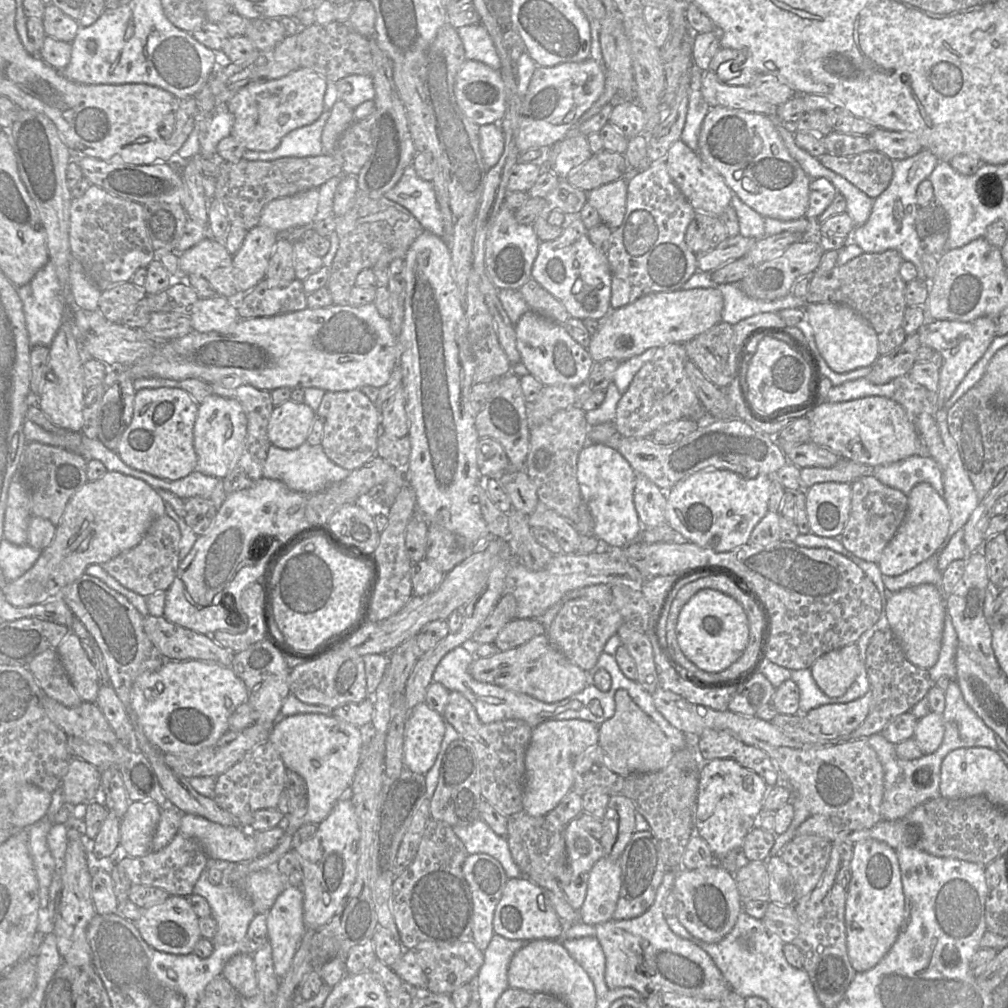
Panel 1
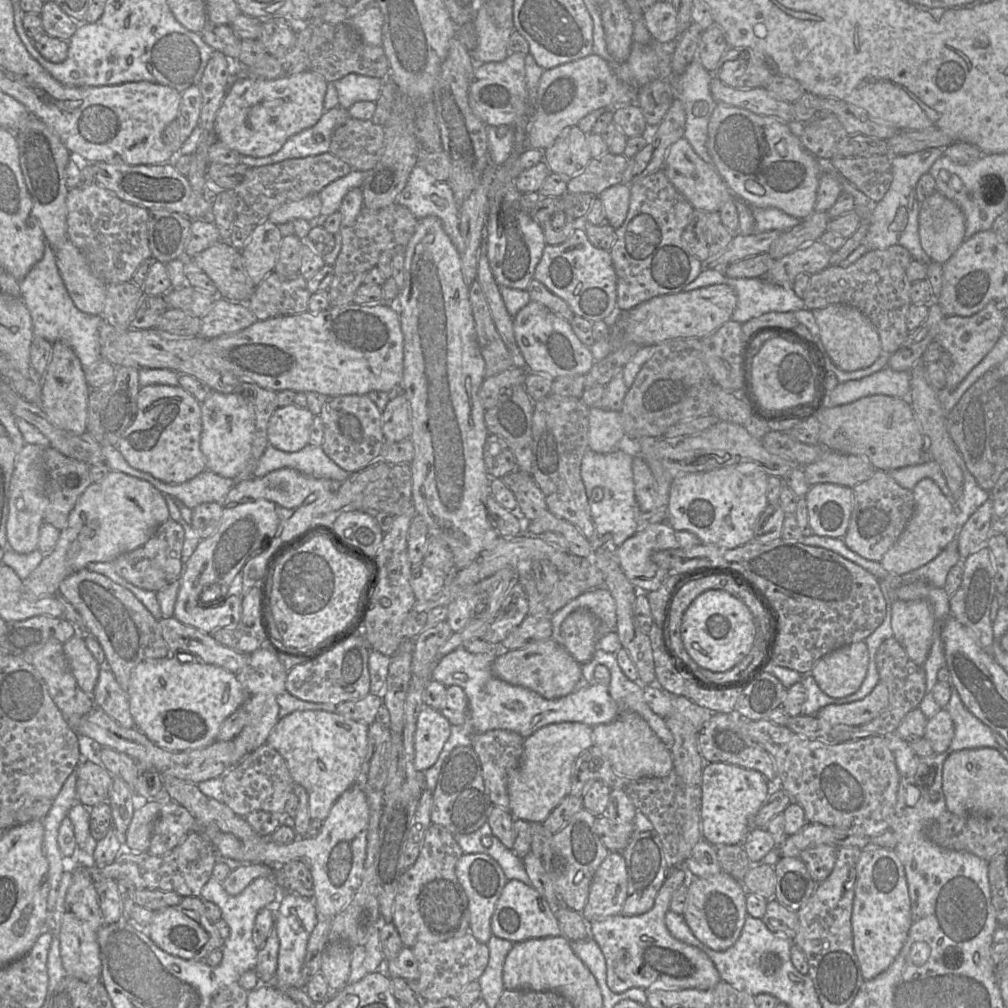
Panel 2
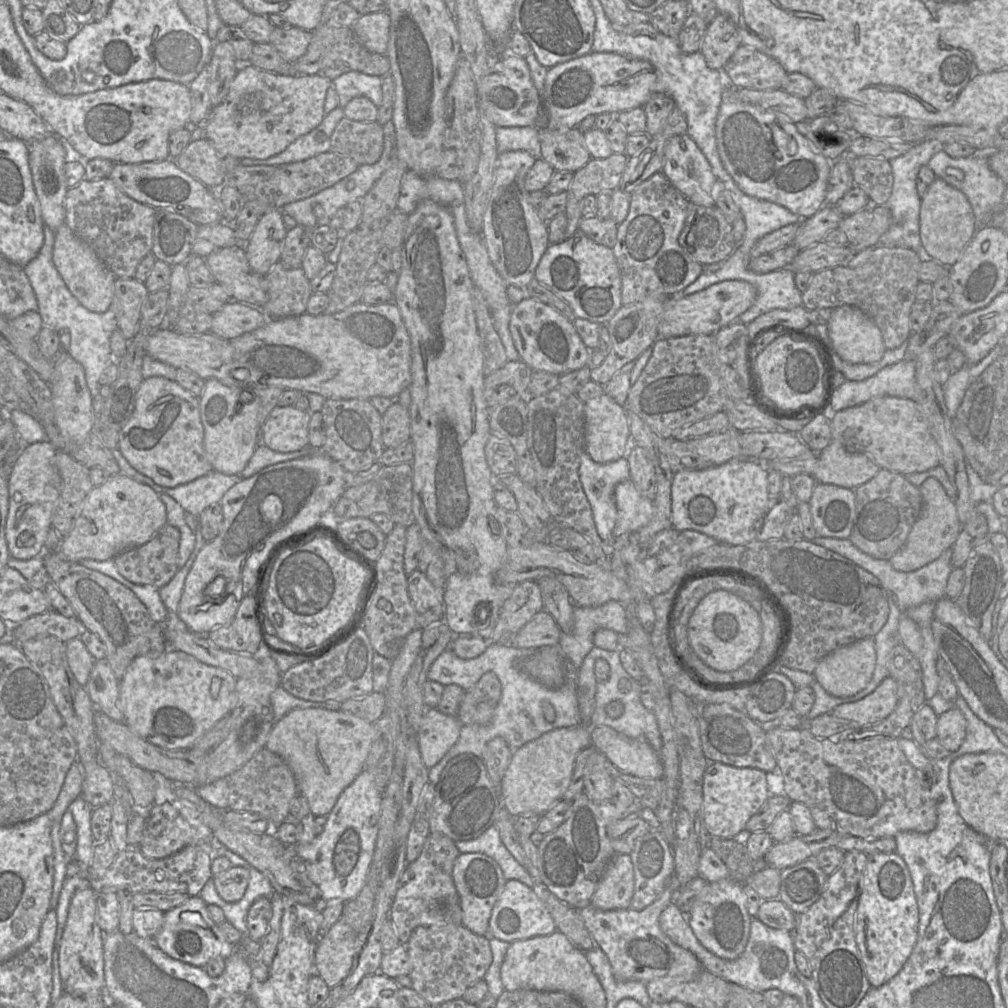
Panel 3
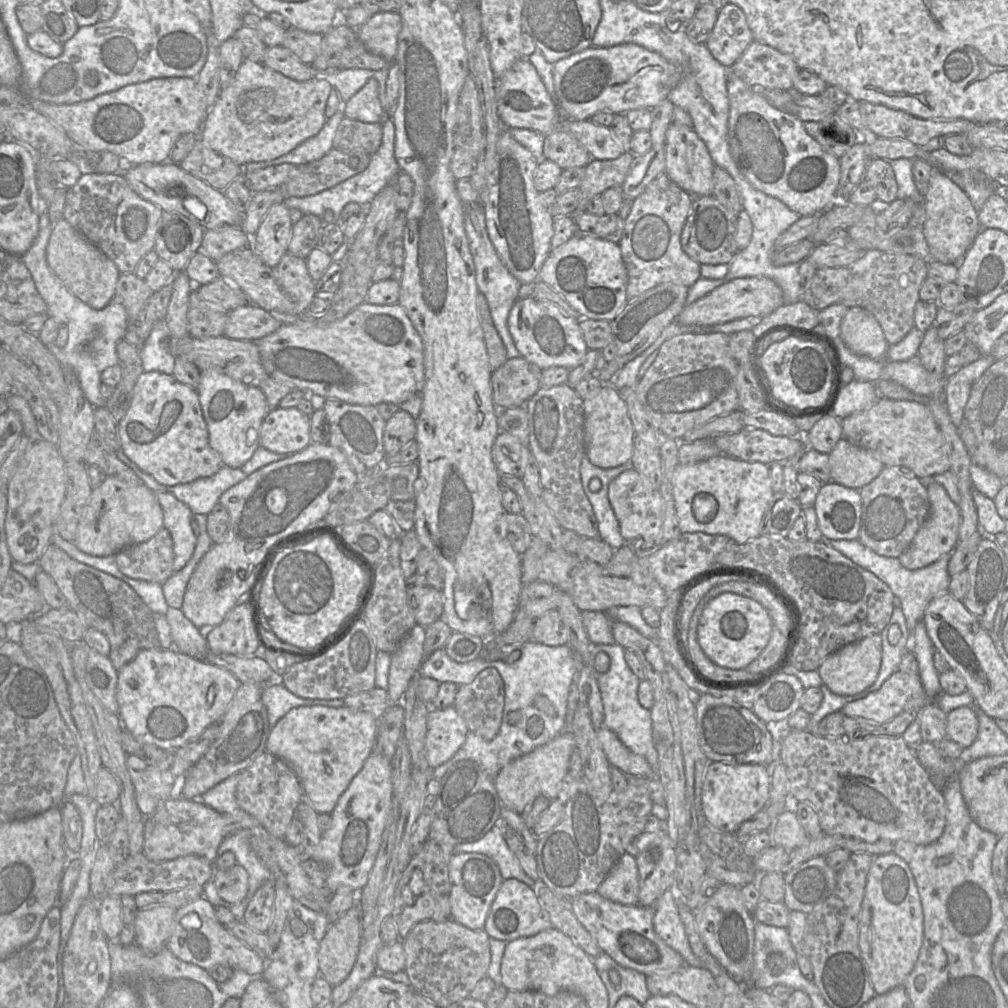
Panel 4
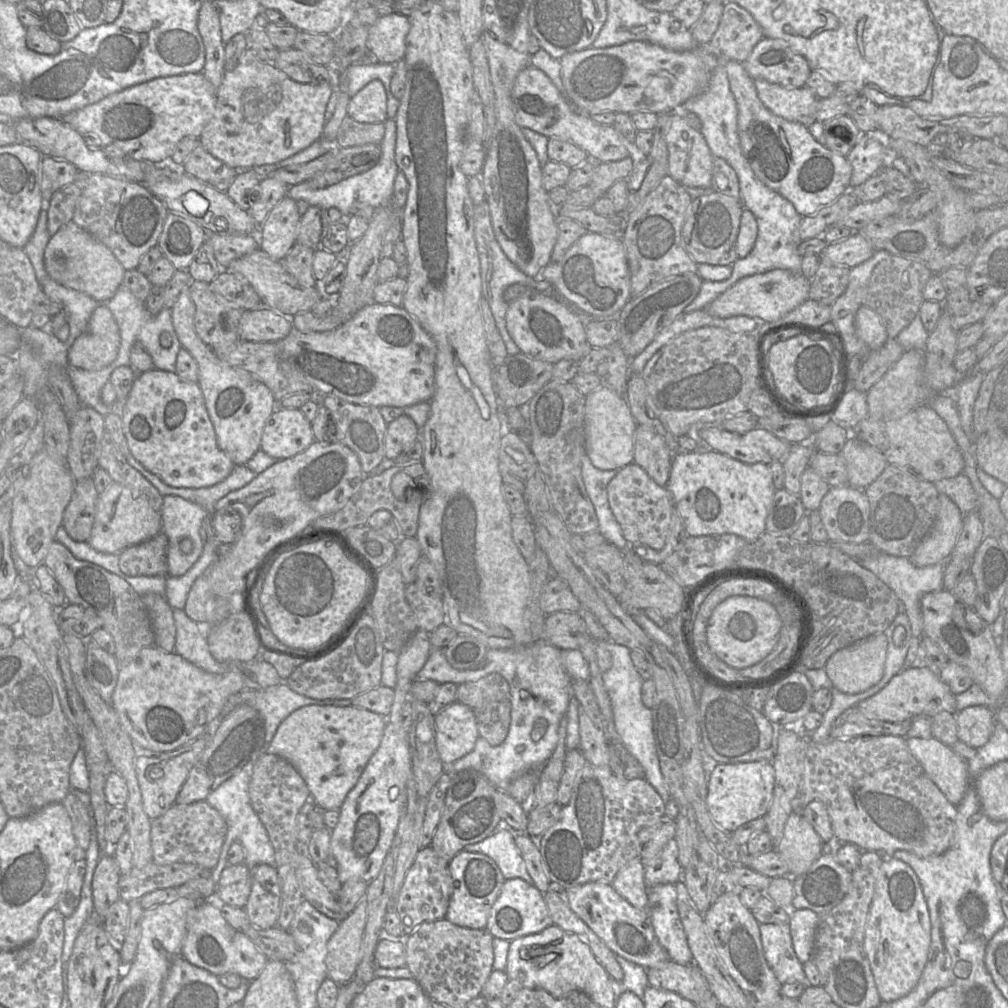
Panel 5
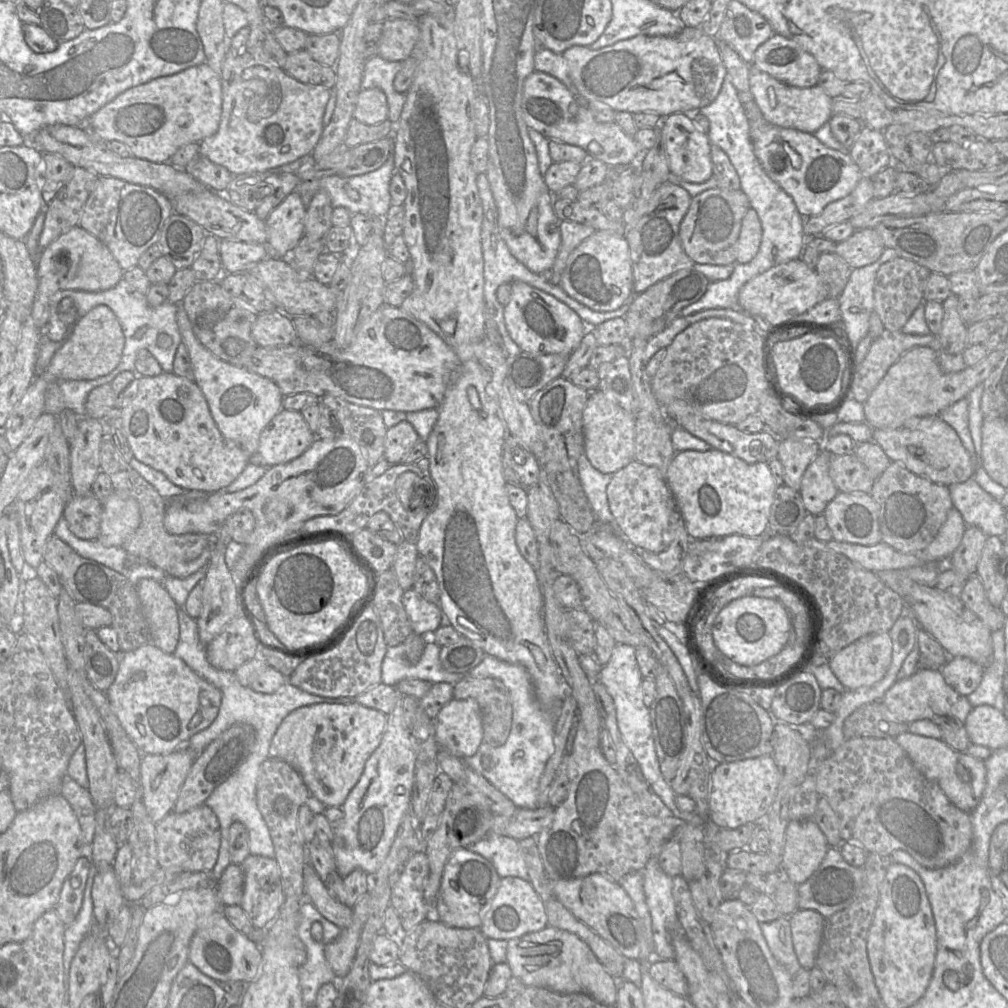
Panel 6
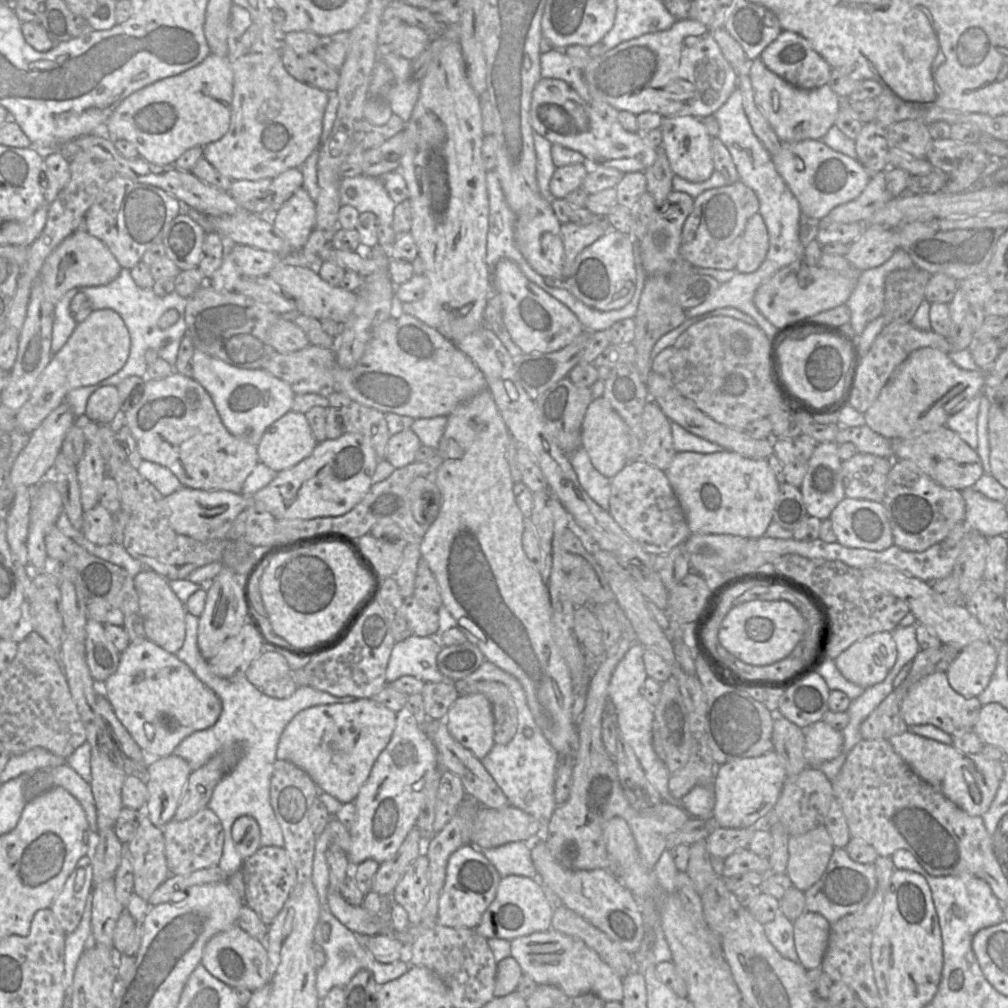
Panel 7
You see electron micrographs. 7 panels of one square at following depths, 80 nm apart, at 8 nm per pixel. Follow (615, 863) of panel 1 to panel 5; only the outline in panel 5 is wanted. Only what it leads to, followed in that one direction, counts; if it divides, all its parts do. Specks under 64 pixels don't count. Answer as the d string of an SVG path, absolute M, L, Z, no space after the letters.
M633 859L623 867L611 885L635 908L648 911L648 888L644 879L644 866L640 859Z

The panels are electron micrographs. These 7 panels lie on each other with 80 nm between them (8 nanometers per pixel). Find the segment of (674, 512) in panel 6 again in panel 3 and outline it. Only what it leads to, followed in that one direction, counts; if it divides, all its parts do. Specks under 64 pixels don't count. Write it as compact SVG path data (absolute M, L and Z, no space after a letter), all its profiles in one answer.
M631 479L615 486L614 500L617 508L614 538L639 530L646 526L653 516L653 500L643 496Z

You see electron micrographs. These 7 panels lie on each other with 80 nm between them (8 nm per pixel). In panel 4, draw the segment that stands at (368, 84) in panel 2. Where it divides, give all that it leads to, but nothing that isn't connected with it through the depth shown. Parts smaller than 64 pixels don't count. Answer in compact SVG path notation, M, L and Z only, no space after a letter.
M389 68L378 71L366 69L346 69L340 72L321 72L326 74L326 79L331 83L332 90L329 94L325 117L332 117L341 109L342 103L346 103L356 94L370 79L375 79L379 84L379 99L385 111L385 118L389 117L386 99L386 79Z

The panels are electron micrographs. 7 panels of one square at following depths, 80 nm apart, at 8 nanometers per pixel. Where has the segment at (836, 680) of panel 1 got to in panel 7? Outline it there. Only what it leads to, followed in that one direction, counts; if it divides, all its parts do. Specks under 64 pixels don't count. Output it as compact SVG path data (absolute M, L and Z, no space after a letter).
M877 632L854 642L834 662L846 680L866 689L884 681L896 658L892 632Z

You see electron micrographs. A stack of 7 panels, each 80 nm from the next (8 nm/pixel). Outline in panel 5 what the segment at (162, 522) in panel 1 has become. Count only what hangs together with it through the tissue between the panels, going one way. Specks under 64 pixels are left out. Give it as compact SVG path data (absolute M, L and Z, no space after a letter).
M164 532L140 544L123 549L119 568L127 576L168 575L167 549L169 540Z

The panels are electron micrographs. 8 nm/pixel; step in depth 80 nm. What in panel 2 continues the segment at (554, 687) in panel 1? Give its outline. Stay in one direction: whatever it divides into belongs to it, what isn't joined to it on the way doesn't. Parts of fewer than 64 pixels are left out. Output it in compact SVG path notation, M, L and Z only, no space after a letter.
M550 638L531 643L521 649L500 652L491 667L491 672L500 680L528 688L545 699L552 700L572 693L583 683L581 666L562 645Z

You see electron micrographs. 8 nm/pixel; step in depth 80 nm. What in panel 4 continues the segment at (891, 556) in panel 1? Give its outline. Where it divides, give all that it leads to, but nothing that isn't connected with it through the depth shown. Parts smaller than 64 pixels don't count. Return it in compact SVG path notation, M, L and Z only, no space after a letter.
M932 483L927 487L929 513L916 532L908 548L898 557L901 565L909 570L924 568L941 556L950 554L958 542L960 513L958 506L950 499L944 487Z

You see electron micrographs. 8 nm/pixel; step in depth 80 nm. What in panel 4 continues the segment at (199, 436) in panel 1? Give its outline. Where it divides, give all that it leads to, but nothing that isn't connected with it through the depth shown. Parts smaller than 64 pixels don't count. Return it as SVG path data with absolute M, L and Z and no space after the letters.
M215 369L200 371L197 392L211 448L220 455L223 466L241 468L260 446L262 422L270 411L264 393Z

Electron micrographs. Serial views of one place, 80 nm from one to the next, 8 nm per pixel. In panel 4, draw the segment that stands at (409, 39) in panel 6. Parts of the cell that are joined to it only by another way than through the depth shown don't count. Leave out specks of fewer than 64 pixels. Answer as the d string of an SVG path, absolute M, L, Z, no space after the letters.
M378 12L356 30L358 39L373 55L393 64L397 54L398 34L402 29L399 13Z

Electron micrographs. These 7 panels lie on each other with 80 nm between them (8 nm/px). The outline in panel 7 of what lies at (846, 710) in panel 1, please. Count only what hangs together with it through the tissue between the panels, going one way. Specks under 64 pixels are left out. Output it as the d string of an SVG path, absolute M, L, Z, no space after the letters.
M935 672L925 676L911 687L902 702L900 711L908 727L931 724L952 735L955 731L973 731L972 728L981 708L982 705L977 697L964 698L950 687L945 672Z

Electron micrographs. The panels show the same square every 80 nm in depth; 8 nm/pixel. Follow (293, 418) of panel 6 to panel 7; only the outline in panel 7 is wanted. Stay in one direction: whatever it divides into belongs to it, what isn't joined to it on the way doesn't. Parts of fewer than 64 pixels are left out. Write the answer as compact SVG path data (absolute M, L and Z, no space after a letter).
M291 410L266 428L257 455L260 463L280 472L310 456L316 445L305 415Z

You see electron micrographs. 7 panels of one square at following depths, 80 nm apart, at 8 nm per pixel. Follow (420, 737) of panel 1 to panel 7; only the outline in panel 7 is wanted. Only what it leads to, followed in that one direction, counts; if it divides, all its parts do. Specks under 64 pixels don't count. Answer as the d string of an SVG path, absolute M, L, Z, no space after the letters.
M481 693L459 695L444 721L450 735L479 760L495 744L492 704Z

